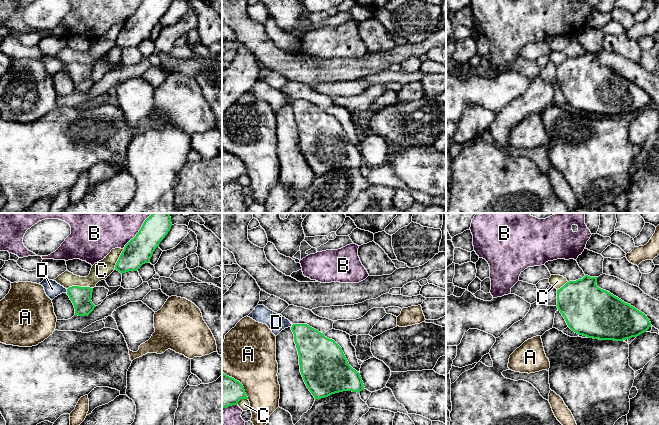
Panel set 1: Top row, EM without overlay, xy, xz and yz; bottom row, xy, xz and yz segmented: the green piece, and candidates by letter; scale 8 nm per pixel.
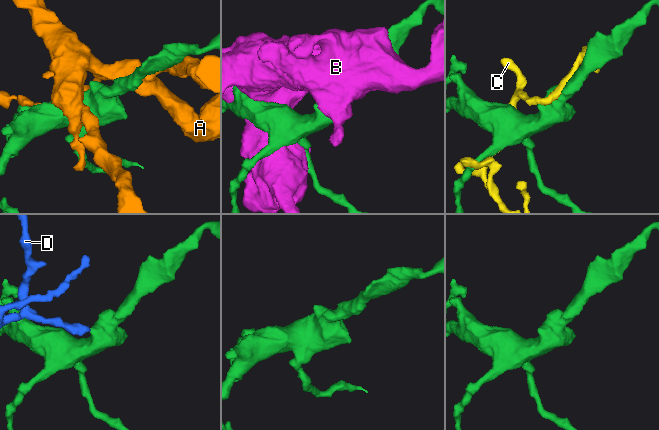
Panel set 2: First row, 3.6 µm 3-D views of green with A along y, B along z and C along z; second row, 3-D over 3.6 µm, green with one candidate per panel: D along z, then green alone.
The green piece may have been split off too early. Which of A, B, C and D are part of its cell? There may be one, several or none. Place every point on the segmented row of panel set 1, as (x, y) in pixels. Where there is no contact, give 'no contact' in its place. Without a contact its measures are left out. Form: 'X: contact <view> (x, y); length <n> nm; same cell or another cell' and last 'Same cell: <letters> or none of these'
A: contact xz (239, 382); length 300 nm; another cell
B: contact xy (139, 231); length 380 nm; another cell
C: contact xy (79, 287); length 200 nm; another cell
D: contact xy (67, 291); length 30 nm; same cell
Same cell: D

